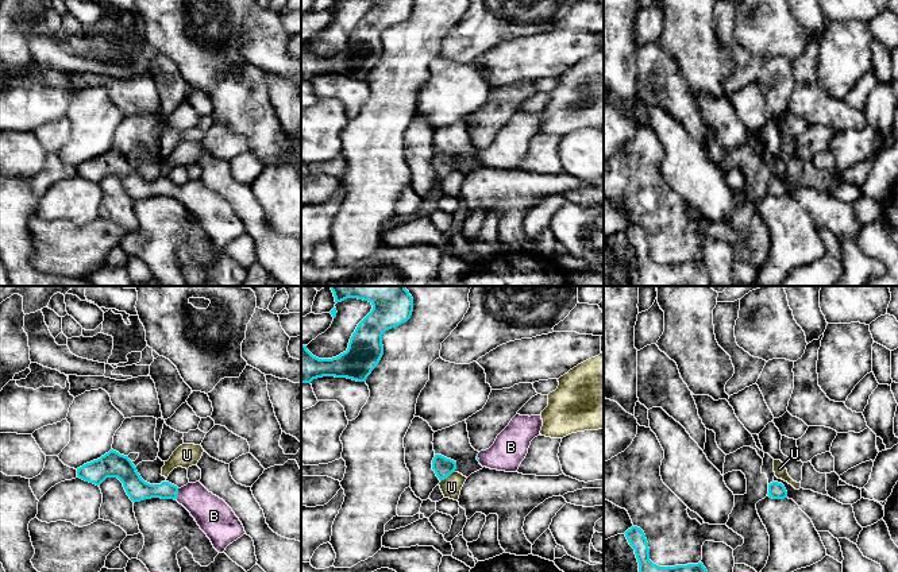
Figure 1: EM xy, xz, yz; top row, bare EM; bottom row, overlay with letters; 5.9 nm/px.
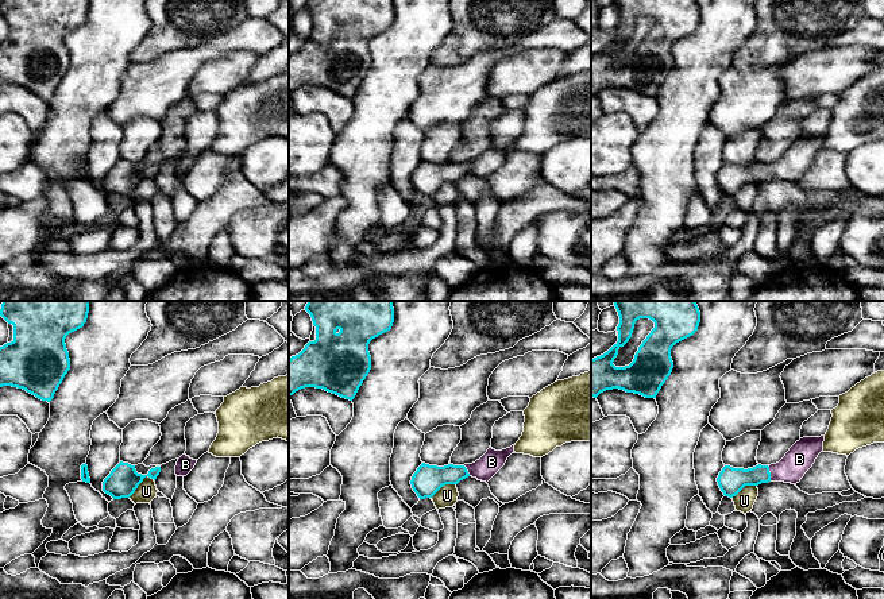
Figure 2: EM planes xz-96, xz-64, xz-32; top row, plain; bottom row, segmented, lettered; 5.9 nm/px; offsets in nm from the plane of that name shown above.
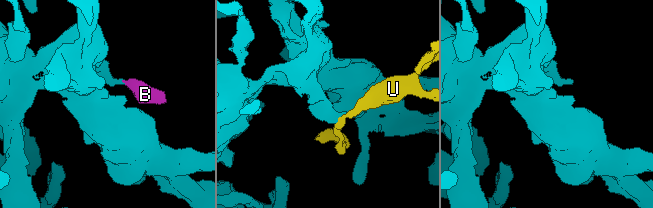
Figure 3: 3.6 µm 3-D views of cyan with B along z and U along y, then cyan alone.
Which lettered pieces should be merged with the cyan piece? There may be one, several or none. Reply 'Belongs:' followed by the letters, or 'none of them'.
Belongs: B

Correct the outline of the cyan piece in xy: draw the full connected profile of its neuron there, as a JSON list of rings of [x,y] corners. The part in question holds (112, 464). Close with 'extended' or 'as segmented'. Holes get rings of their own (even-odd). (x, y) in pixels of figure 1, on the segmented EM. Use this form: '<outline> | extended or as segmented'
[[[113,449],[77,468],[77,476],[96,486],[107,478],[117,478],[134,503],[151,498],[177,500],[196,519],[219,553],[224,553],[230,544],[246,534],[232,509],[200,482],[188,483],[181,488],[169,482],[150,484],[140,478],[128,456]]] | extended

